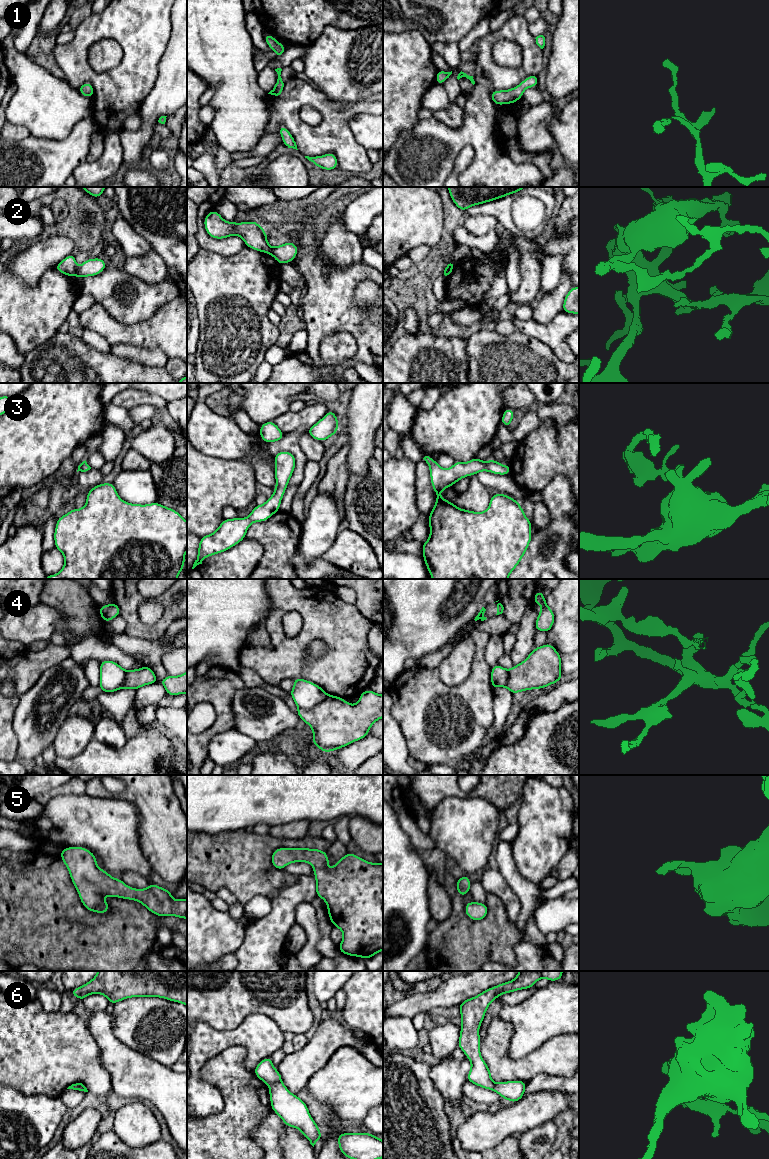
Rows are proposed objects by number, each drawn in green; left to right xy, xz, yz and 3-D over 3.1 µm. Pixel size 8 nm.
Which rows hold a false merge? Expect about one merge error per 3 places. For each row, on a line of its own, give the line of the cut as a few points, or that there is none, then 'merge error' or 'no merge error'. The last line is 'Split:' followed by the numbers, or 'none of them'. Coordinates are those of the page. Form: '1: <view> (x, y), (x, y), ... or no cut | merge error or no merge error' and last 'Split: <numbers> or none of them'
1: no cut | no merge error
2: xy (77, 268), (75, 275) | merge error
3: no cut | no merge error
4: xz (328, 695), (310, 709), (298, 708) | merge error
5: no cut | no merge error
6: xz (280, 1080), (269, 1085) | merge error
Split: 2, 4, 6

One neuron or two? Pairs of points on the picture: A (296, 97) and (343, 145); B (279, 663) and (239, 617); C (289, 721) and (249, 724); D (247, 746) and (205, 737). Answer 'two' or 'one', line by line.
A: one
B: two
C: one
D: two

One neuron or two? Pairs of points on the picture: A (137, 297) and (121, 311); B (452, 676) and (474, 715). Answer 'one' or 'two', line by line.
A: one
B: two

